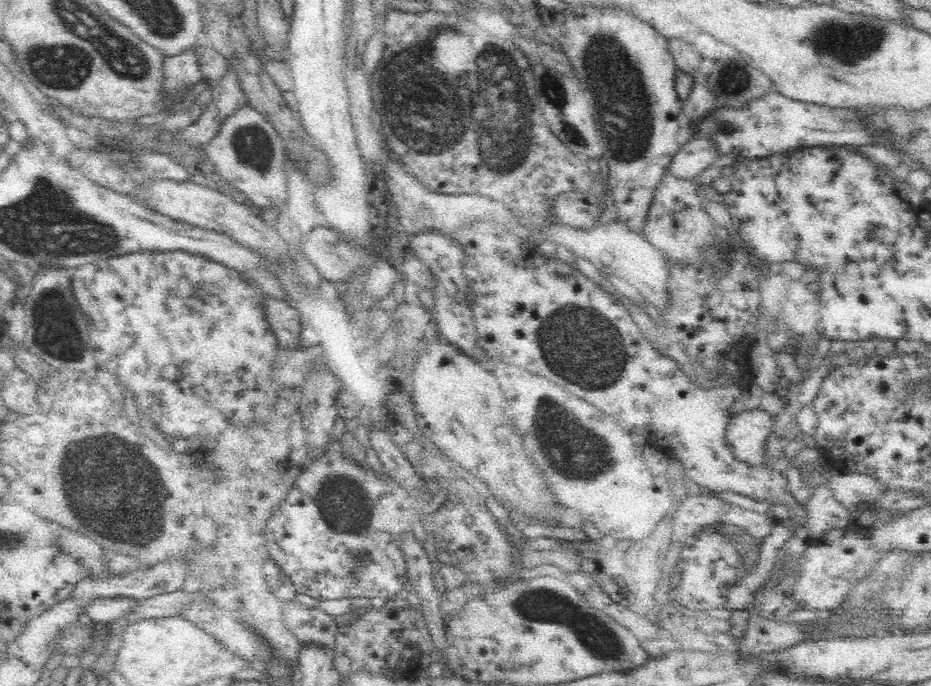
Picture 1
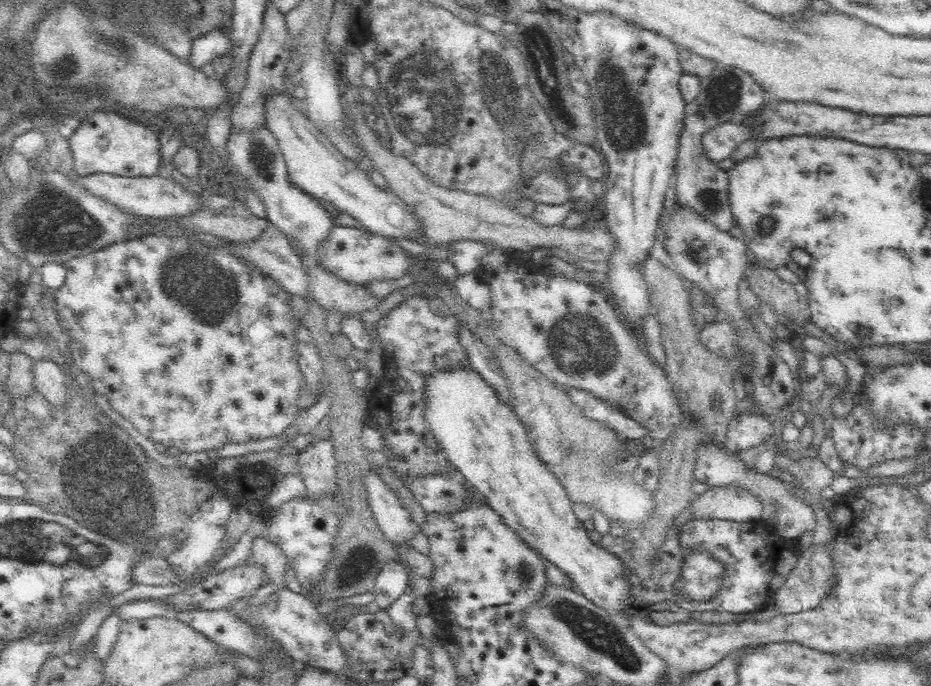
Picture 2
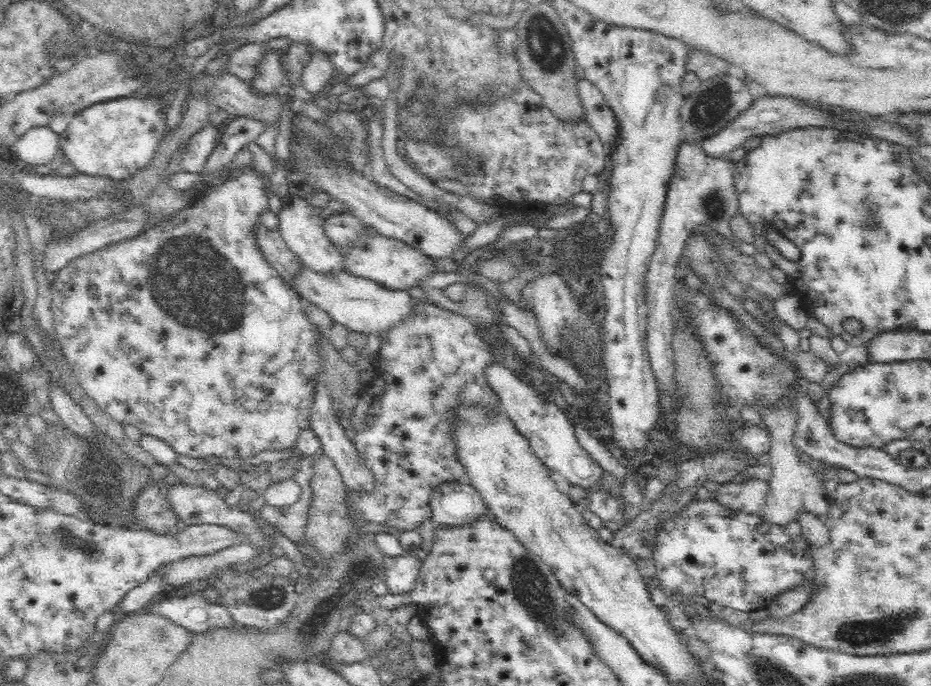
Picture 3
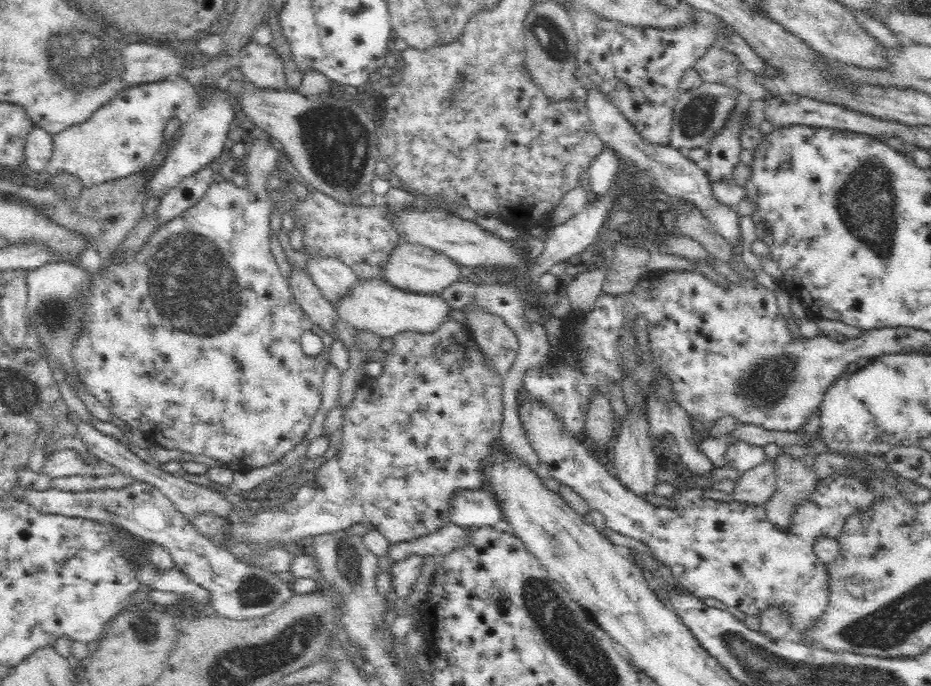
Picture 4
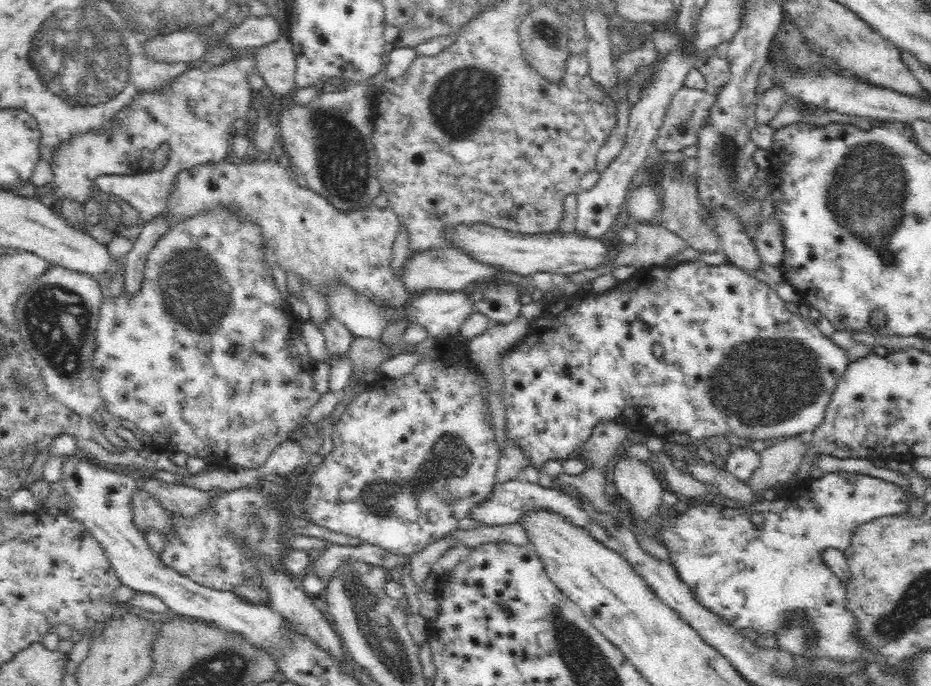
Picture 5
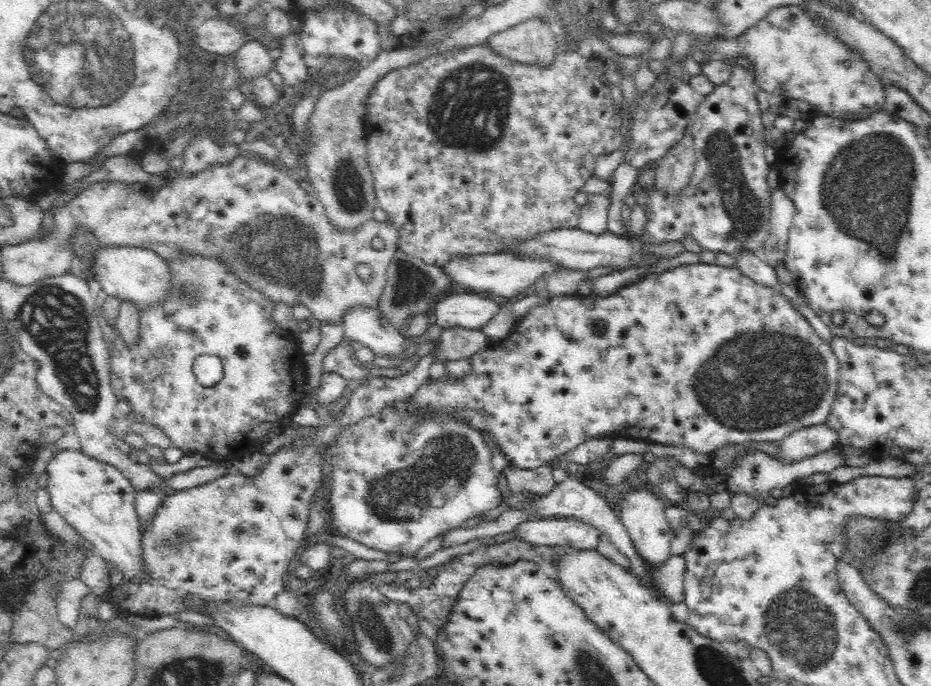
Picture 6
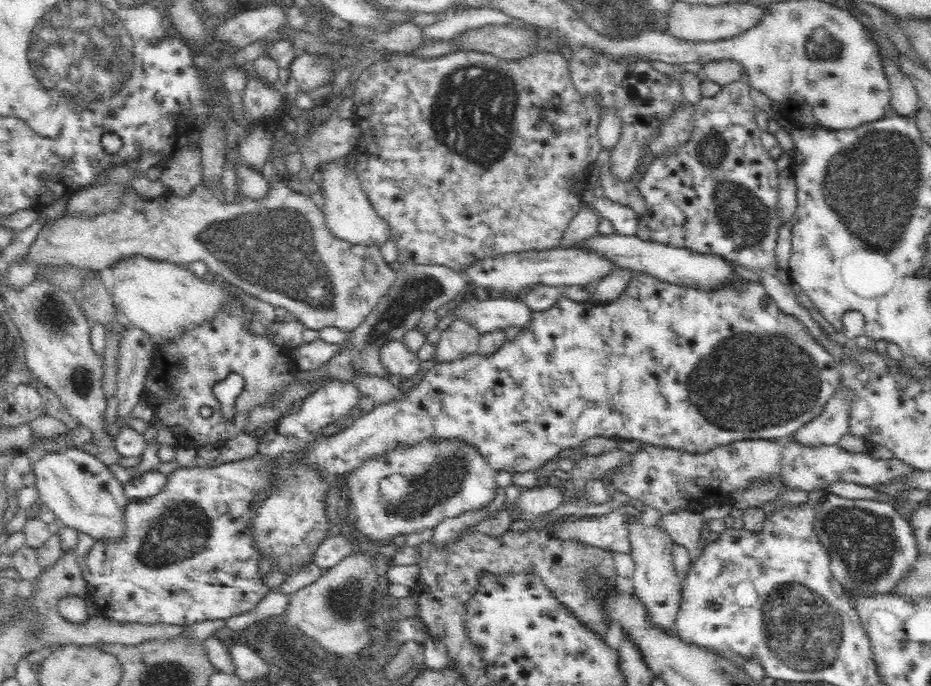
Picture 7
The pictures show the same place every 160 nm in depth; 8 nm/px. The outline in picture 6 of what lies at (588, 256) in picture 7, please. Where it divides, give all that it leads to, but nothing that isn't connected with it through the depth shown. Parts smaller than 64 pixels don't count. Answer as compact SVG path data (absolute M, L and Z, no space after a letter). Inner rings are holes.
M486 253L486 254L460 254L448 258L442 266L438 267L442 276L446 277L449 284L455 283L464 288L472 288L476 293L490 290L498 292L500 296L513 296L522 291L529 290L534 285L534 280L542 274L548 275L555 268L546 264L546 261L522 260L510 256L510 253Z

